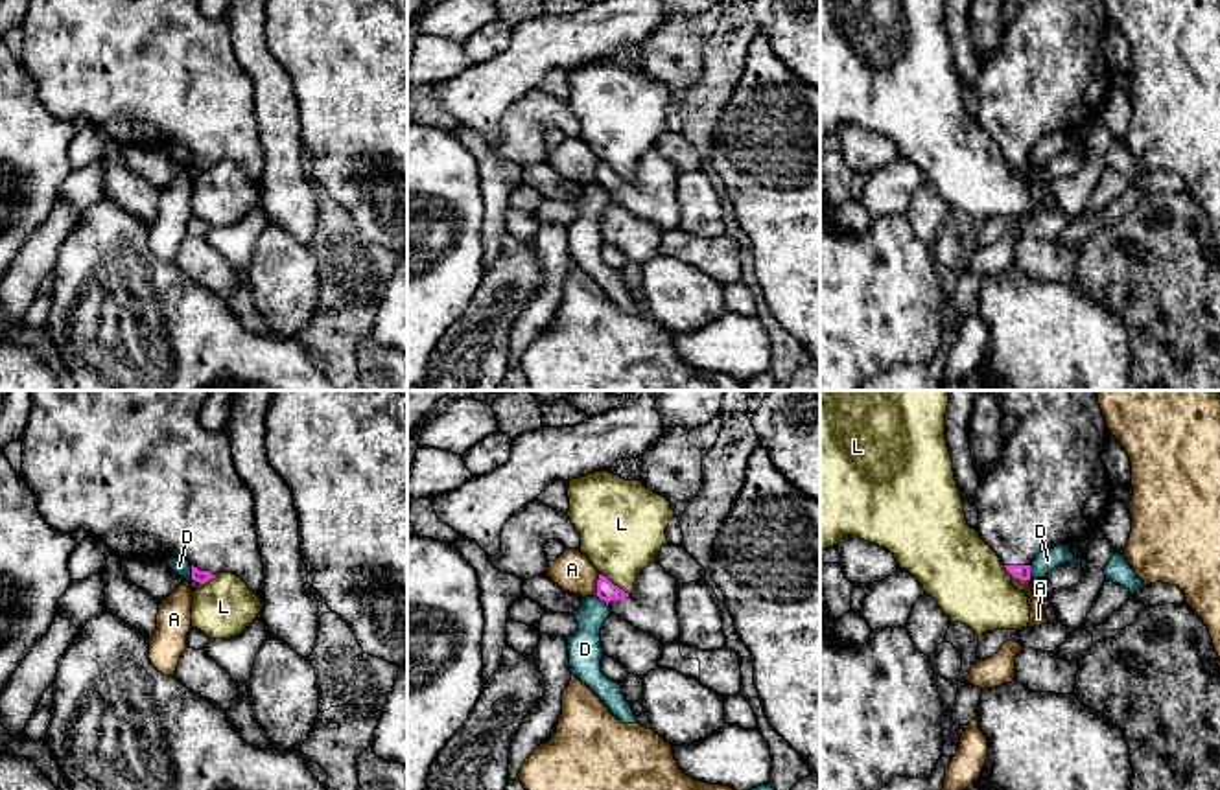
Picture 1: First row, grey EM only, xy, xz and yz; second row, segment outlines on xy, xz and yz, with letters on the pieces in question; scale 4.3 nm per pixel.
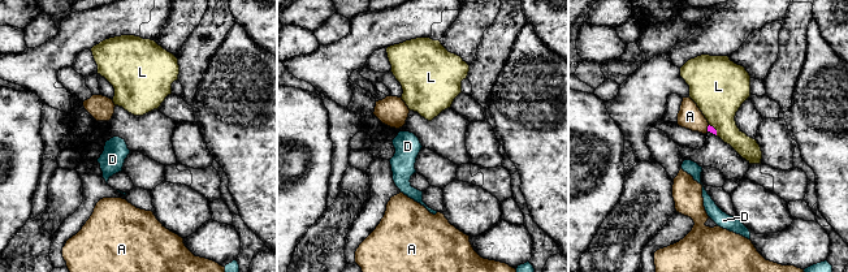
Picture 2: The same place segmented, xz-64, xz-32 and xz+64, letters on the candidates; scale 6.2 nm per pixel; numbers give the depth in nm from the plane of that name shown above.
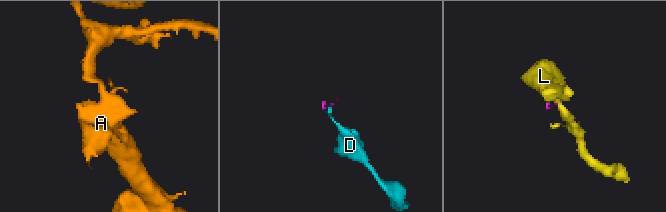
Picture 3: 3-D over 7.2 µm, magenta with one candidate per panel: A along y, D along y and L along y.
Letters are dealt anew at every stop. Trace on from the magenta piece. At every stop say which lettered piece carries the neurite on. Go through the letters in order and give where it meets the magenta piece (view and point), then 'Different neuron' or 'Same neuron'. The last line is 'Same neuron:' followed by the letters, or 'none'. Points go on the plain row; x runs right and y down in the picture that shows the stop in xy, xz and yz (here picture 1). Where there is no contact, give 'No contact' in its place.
A: Touches magenta at xz (598, 172). Different neuron
D: Touches magenta at xy (192, 161). Different neuron
L: Touches magenta at xz (612, 172). Different neuron
Same neuron: none

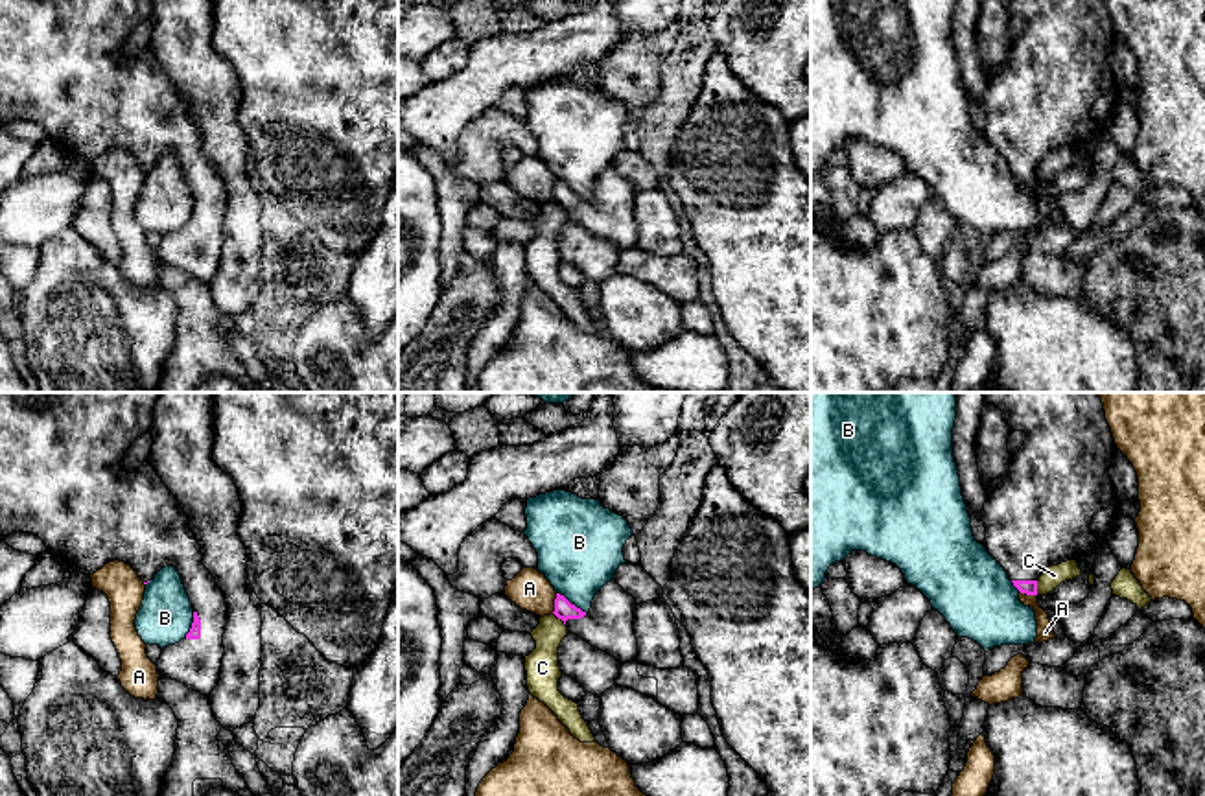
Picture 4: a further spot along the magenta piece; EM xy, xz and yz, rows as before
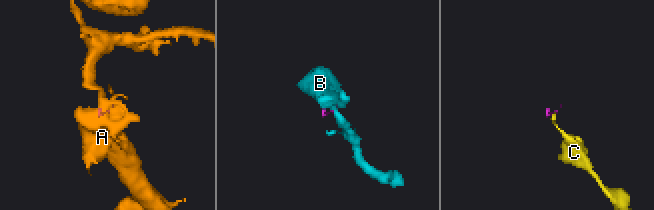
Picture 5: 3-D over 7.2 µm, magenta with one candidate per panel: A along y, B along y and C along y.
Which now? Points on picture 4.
A: Touches magenta at xz (555, 190). Different neuron
B: Touches magenta at xz (570, 190). Different neuron
C: Touches magenta at xz (561, 205). Different neuron
Same neuron: none

